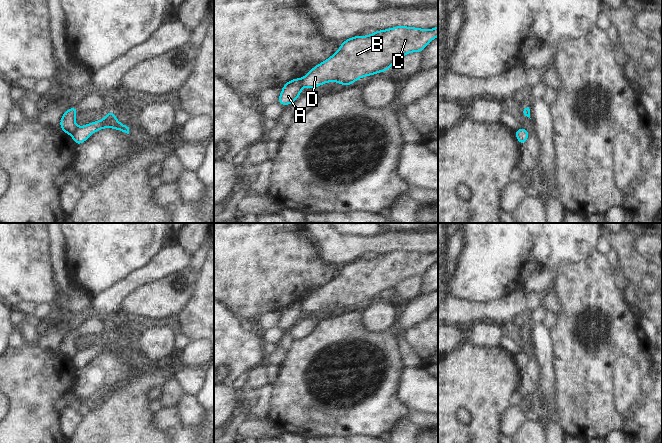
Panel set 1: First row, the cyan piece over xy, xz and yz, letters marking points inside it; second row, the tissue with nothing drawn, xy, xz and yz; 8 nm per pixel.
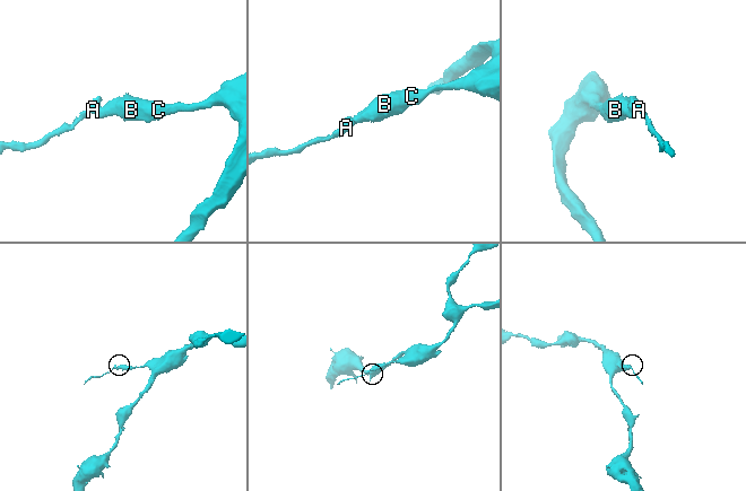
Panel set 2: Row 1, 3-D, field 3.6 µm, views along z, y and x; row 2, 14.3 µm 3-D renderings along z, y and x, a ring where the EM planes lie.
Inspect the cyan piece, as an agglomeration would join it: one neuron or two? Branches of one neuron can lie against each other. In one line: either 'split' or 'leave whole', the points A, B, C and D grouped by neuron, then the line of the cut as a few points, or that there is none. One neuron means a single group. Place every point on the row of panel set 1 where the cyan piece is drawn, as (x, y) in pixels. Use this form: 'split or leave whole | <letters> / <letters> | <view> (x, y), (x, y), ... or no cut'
split | A / B C D | xy (78, 128), (71, 135)

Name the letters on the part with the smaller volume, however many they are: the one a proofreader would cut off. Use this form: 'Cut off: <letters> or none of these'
Cut off: A

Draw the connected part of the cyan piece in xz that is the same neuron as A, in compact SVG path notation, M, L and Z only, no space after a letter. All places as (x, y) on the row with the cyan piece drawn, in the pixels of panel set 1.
M295 78L288 81L284 86L282 86L282 91L277 102L284 106L295 102L302 93L301 88L300 78Z

